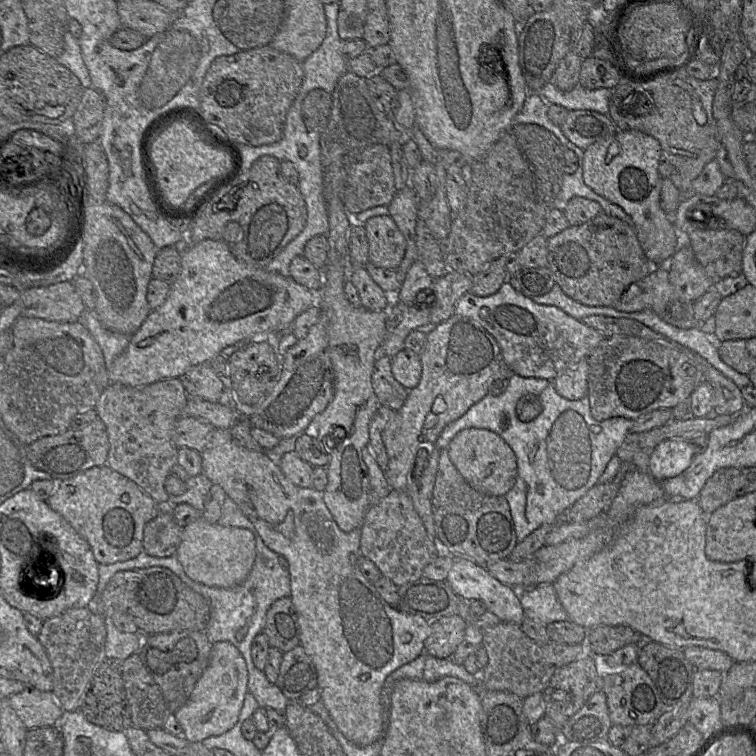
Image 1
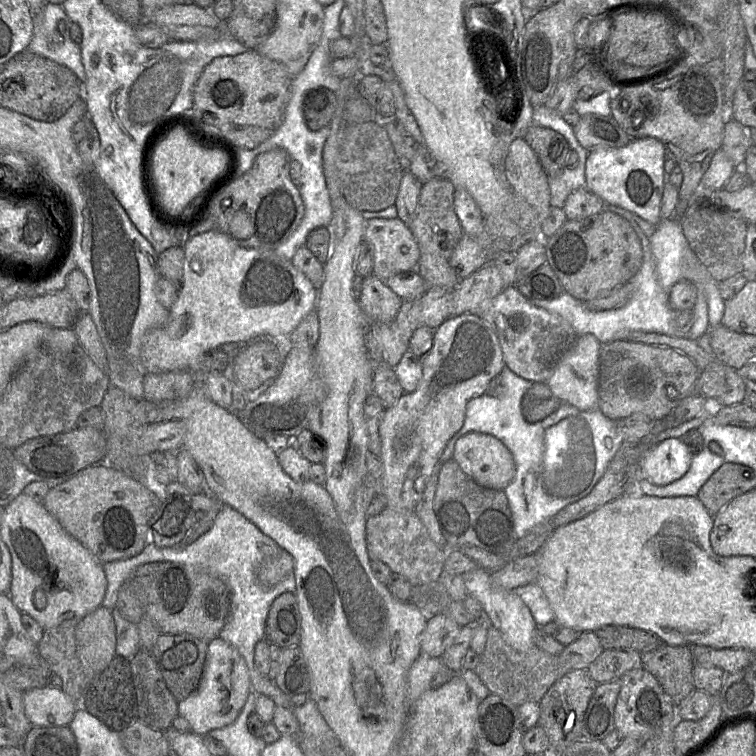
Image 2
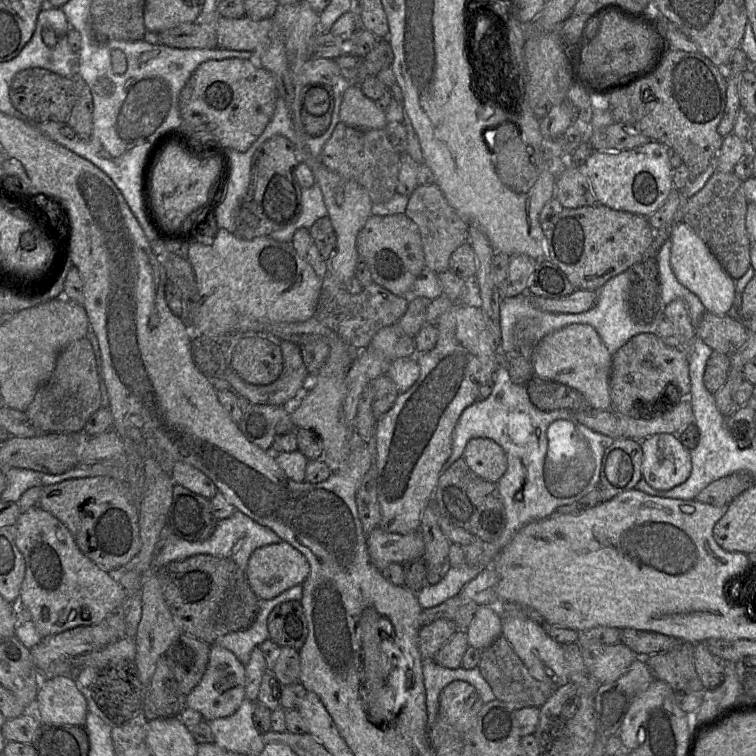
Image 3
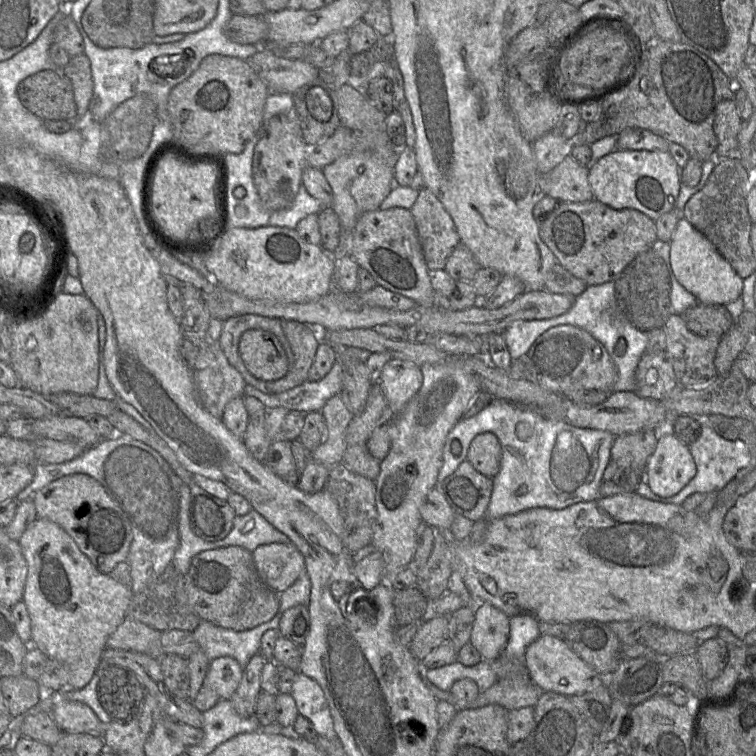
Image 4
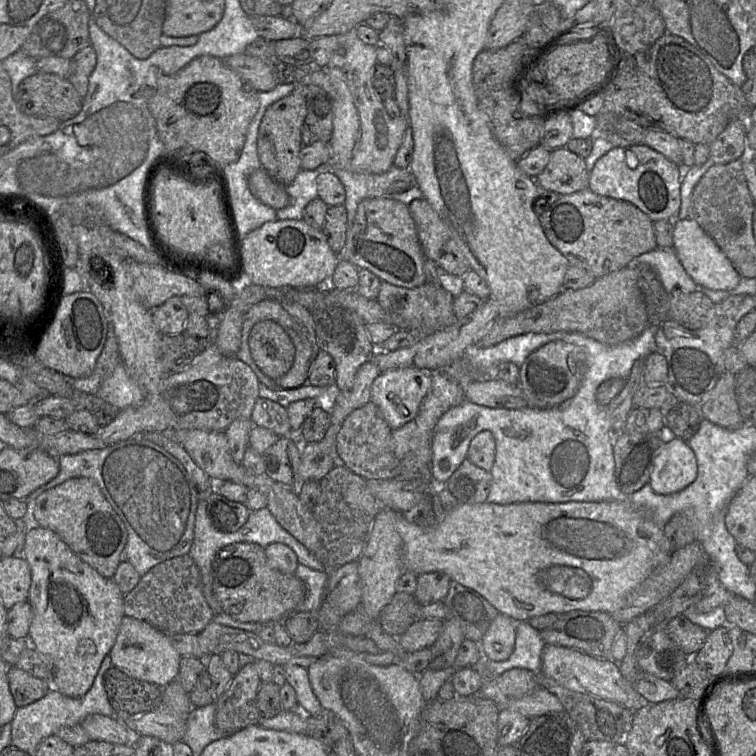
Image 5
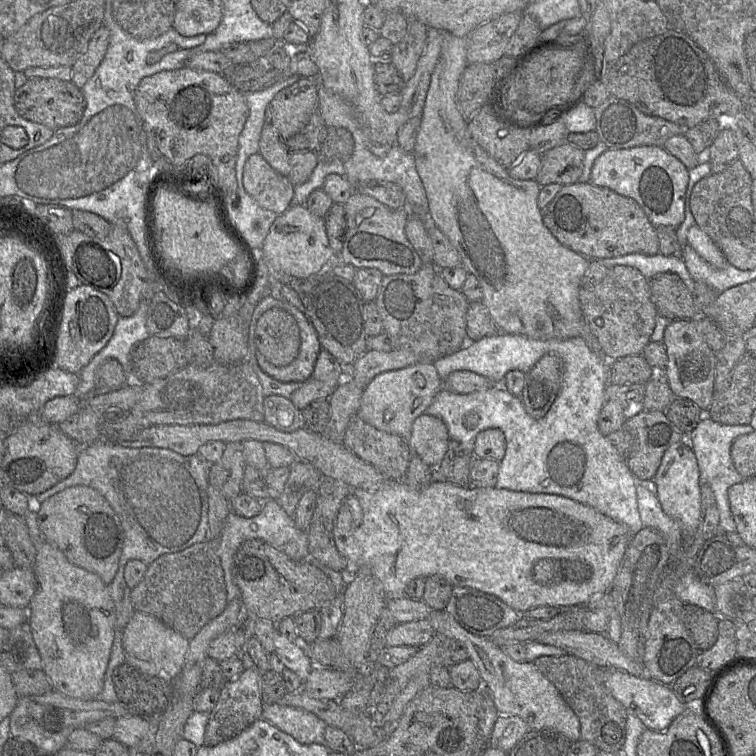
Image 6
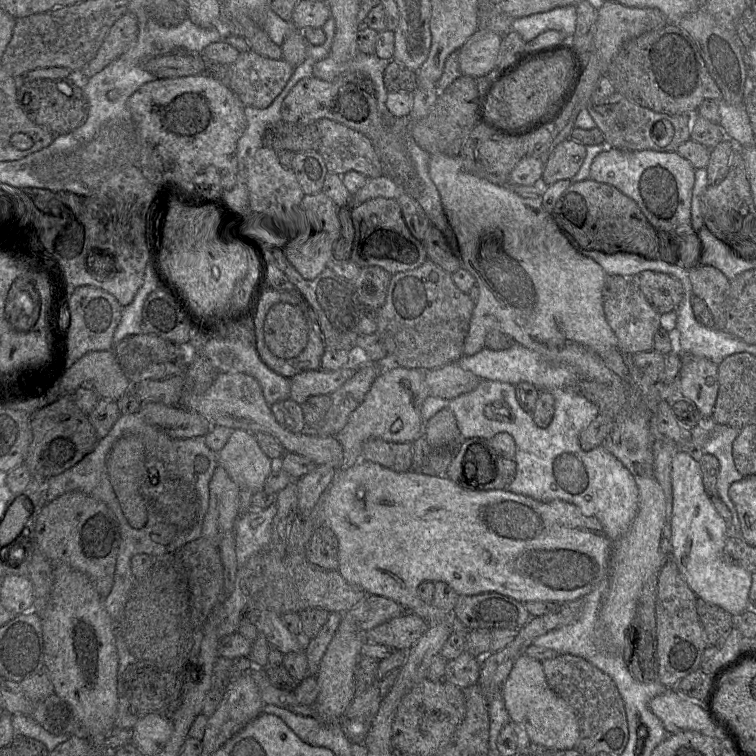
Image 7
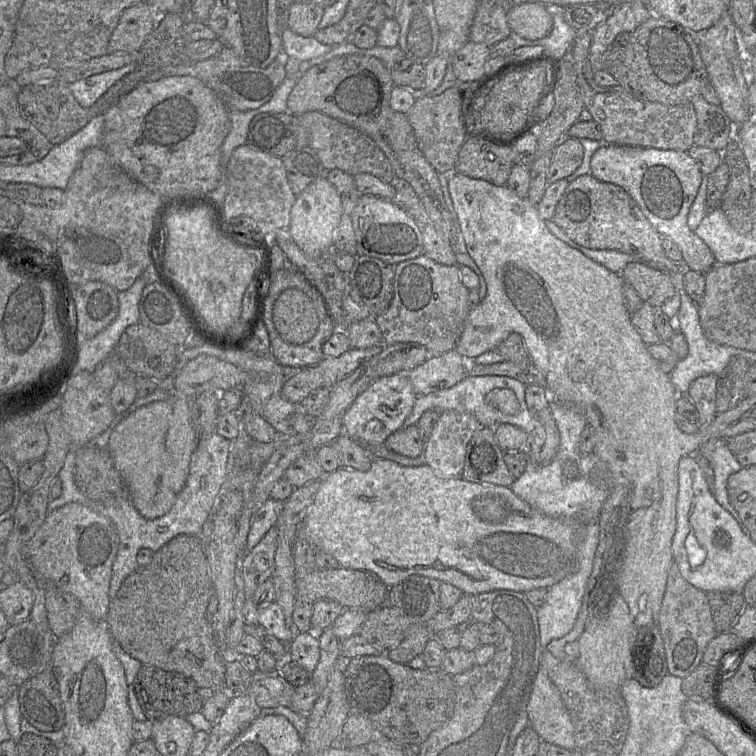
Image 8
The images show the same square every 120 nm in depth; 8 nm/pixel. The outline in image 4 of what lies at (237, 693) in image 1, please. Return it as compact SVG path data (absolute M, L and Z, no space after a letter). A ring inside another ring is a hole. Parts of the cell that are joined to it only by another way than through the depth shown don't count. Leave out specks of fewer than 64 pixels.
M229 656L210 661L203 687L211 687L220 700L230 700L241 679L243 668L238 661Z

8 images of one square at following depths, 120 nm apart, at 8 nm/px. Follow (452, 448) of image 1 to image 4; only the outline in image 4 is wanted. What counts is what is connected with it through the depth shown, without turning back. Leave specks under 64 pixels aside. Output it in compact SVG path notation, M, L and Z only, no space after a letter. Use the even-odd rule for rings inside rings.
M491 432L478 434L470 443L467 458L479 473L495 477L500 470L502 448L498 438Z

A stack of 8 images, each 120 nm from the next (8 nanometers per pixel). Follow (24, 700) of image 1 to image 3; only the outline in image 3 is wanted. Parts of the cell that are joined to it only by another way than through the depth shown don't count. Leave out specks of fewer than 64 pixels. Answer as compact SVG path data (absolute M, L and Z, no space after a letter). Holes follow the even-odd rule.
M73 676L42 679L34 713L42 724L84 726L88 706Z

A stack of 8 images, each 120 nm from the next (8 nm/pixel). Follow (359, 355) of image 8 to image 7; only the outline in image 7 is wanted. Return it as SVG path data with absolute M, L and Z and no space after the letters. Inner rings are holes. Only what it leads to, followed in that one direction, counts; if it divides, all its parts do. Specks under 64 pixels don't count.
M355 357L349 364L337 370L307 370L290 379L290 398L303 404L311 396L331 395L355 373L361 360Z

